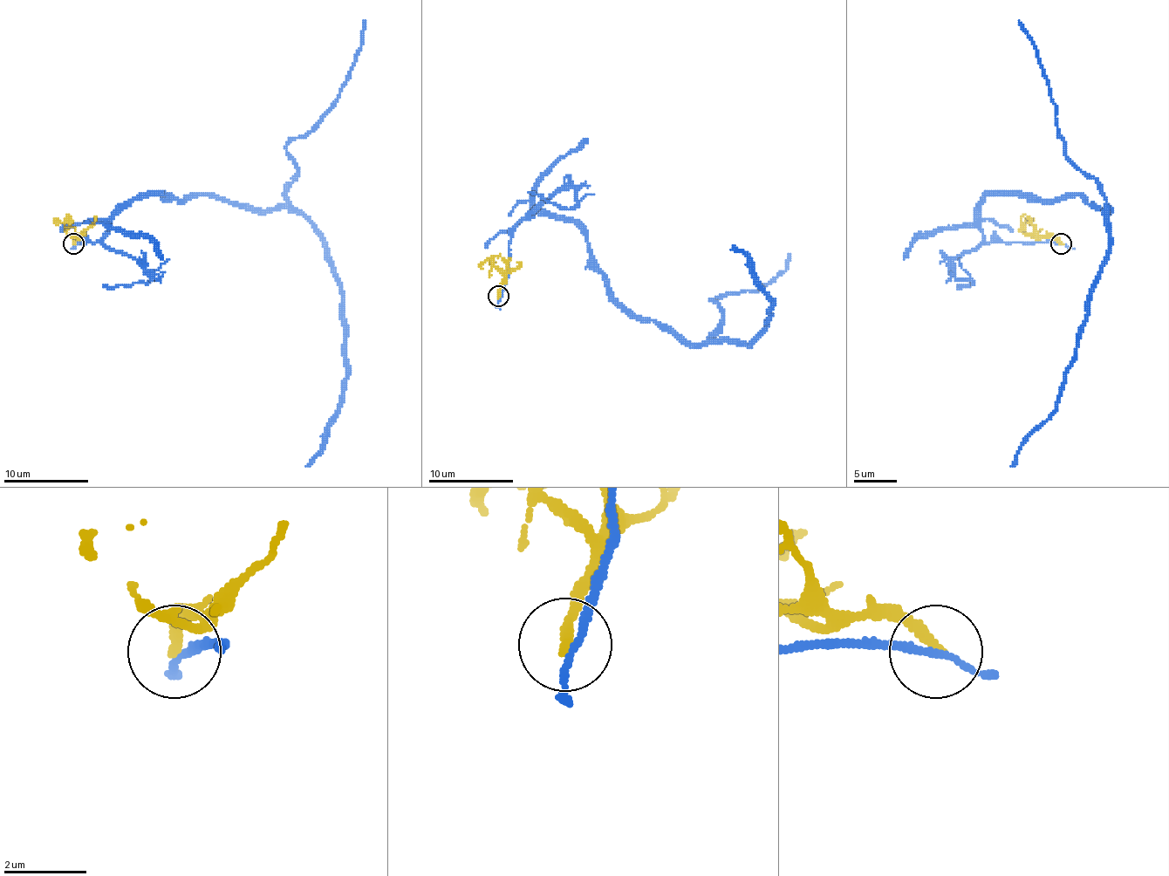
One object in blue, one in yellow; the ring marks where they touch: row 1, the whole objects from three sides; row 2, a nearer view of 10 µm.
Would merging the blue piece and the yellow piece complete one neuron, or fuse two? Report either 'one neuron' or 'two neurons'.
two neurons

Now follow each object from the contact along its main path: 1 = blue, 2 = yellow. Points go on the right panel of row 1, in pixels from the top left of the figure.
1: (1062, 244), (987, 242), (978, 203), (989, 193), (1081, 195), (1108, 208), (1108, 256), (1063, 389), (1010, 466)
2: (1062, 244), (1053, 237), (1027, 234), (1025, 222), (1034, 218)

